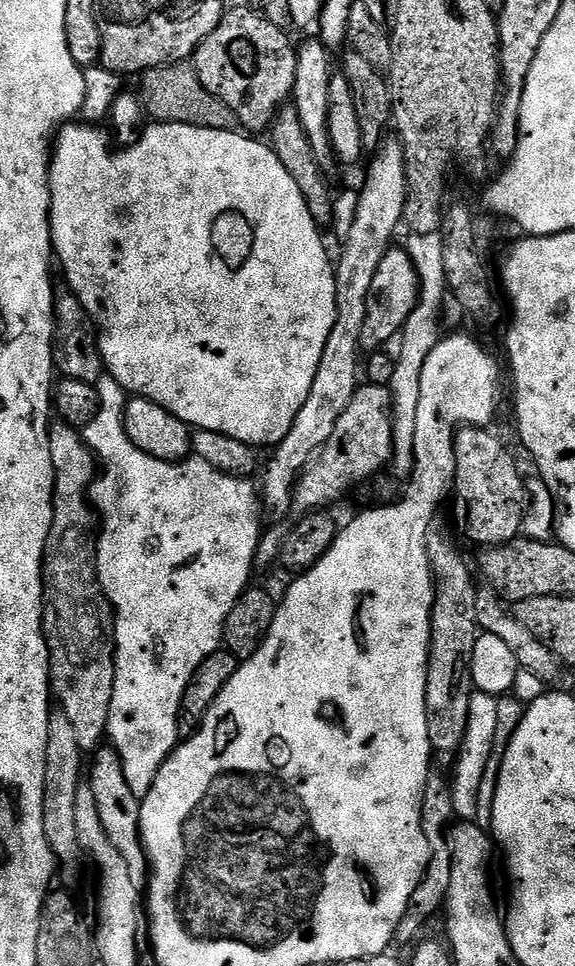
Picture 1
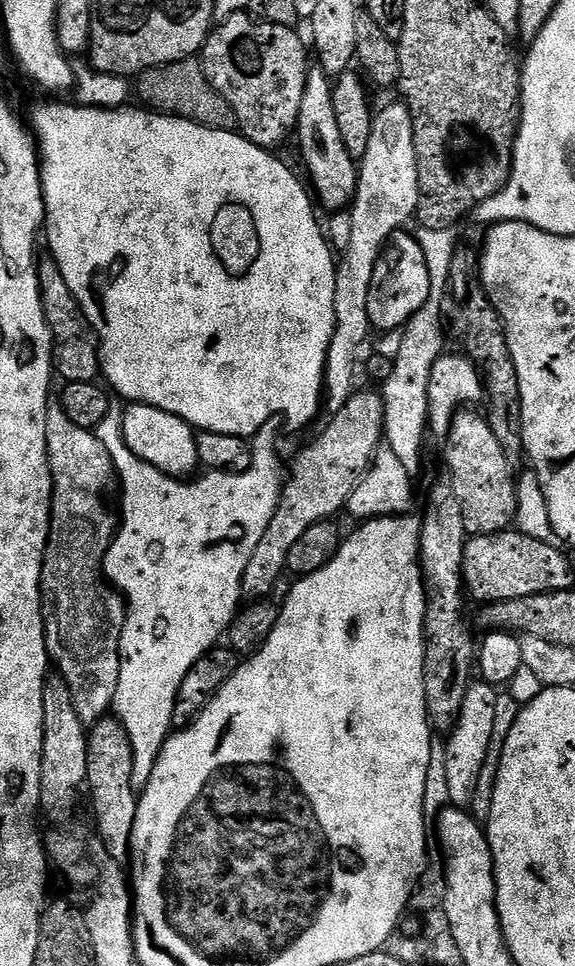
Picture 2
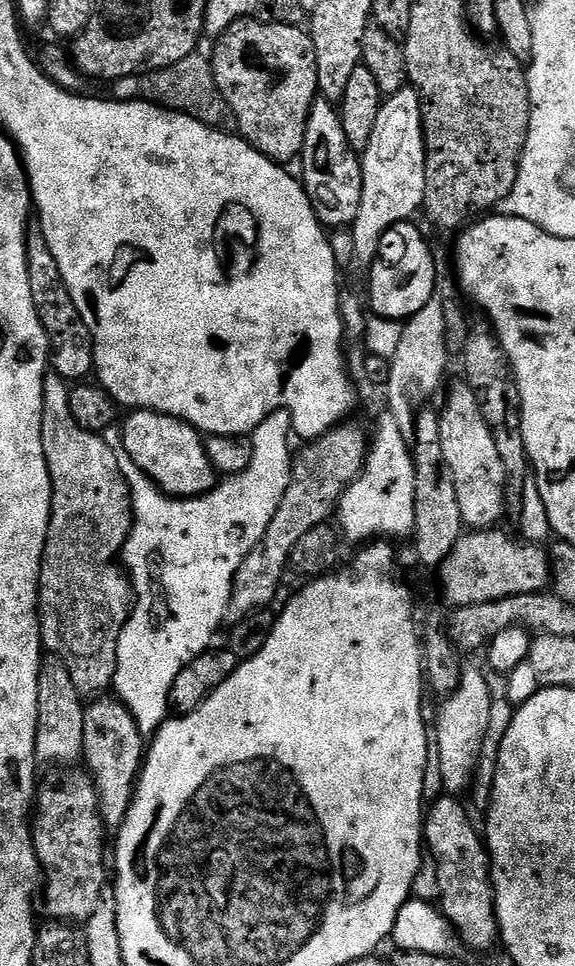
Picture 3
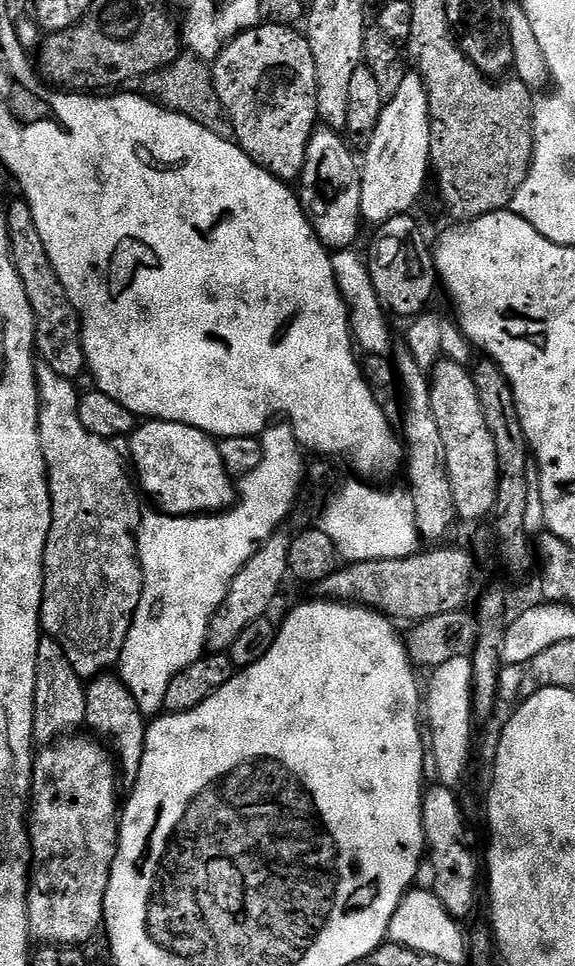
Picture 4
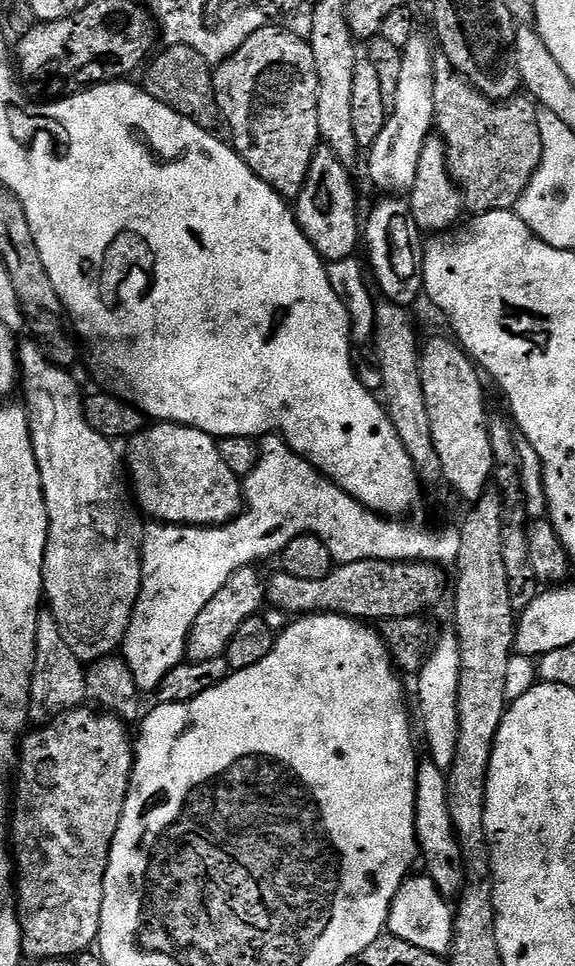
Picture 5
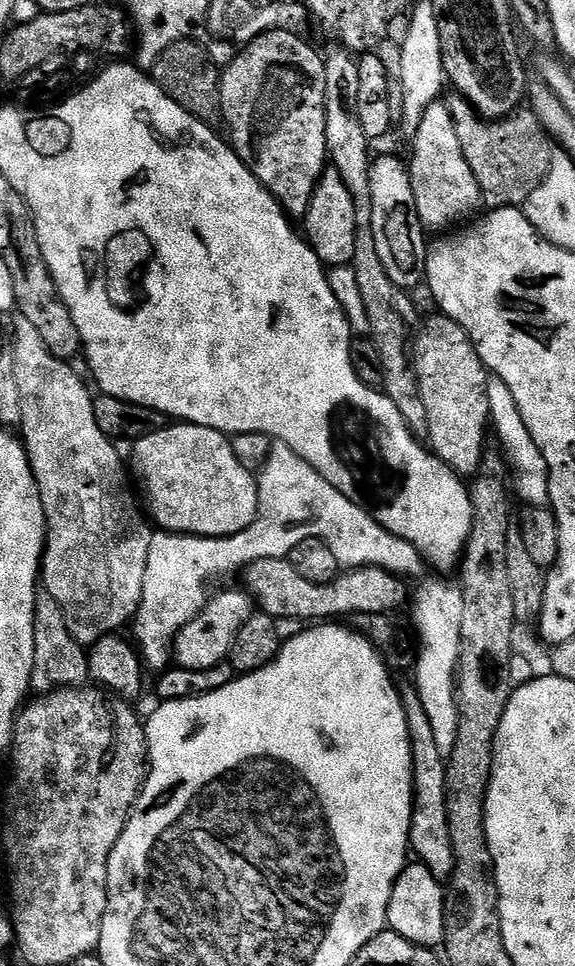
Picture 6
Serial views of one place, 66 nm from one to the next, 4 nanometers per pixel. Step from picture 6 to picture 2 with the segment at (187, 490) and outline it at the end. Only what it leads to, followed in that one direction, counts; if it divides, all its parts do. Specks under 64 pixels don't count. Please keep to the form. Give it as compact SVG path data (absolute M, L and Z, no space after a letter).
M129 403L125 408L128 409L123 409L120 417L120 434L134 455L142 458L142 462L162 470L167 476L188 478L197 471L195 468L198 468L200 459L196 445L197 433L192 425L154 406Z

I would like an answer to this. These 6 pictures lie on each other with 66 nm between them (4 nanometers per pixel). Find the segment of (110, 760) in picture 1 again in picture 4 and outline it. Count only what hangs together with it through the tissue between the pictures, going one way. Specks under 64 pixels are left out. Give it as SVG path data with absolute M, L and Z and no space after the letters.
M105 674L87 681L84 724L92 727L91 731L97 737L110 742L118 757L118 772L123 783L125 780L125 785L135 784L138 770L142 766L142 754L146 746L149 721L146 719L145 713L140 711L138 702L134 702L134 694L130 694L130 690L124 685L124 681L120 679L119 675Z

